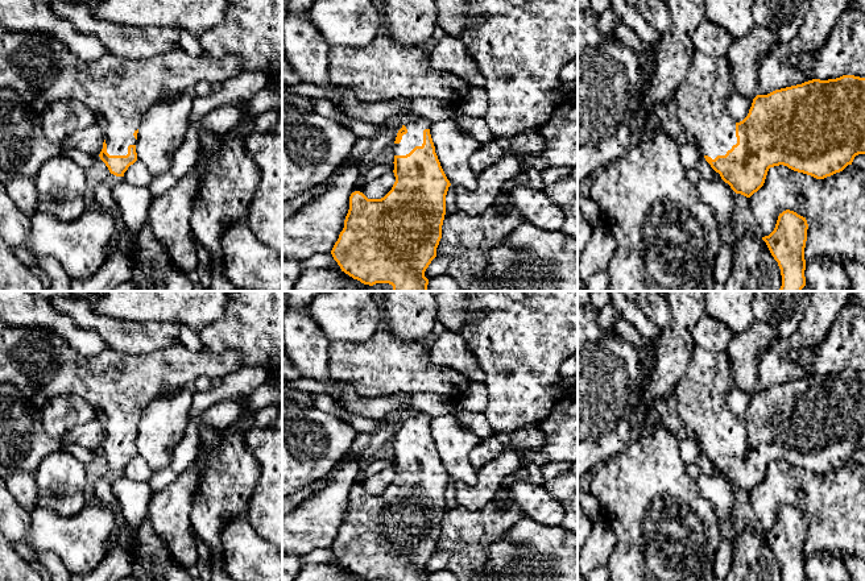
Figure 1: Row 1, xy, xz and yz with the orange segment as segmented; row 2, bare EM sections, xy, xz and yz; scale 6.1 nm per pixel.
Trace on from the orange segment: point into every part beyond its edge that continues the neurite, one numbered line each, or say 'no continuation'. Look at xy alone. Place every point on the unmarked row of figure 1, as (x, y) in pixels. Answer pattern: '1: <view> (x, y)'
1: xy (121, 385)

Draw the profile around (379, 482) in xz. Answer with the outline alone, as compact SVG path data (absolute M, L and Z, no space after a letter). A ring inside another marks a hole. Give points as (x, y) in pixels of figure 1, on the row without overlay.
M390 466L367 480L360 480L357 486L363 487L368 494L381 494L392 485L394 477L394 468Z

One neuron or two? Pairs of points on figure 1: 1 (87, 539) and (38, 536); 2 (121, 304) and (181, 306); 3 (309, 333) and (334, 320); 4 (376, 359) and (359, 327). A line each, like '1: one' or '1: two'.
1: one
2: one
3: two
4: two

